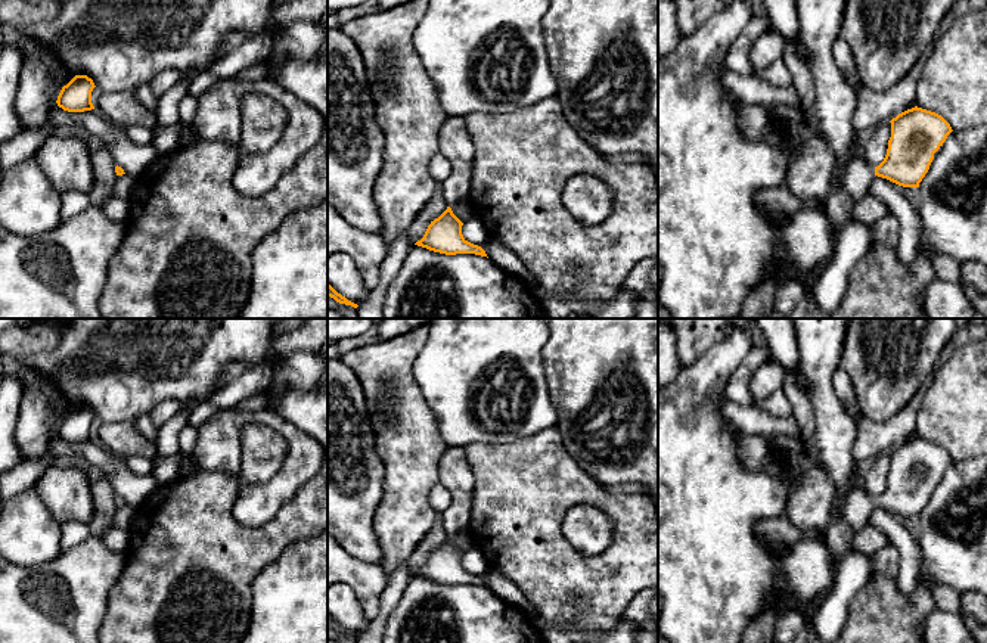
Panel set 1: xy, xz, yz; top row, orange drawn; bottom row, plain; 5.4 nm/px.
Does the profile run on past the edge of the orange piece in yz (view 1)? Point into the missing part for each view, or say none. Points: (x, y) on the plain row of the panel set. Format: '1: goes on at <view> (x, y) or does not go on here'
1: goes on at yz (813, 496)

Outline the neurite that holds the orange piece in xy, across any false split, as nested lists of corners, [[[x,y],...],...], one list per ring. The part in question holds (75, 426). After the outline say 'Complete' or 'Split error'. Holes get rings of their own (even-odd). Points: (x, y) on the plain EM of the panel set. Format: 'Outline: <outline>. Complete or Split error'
Outline: [[[75,406],[62,417],[58,426],[58,437],[68,442],[84,442],[94,439],[91,434],[91,422],[94,413],[87,406]]]. Complete

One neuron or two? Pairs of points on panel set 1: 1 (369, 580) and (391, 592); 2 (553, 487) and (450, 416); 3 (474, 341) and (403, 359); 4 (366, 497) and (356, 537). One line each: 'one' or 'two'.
1: two
2: two
3: two
4: one

